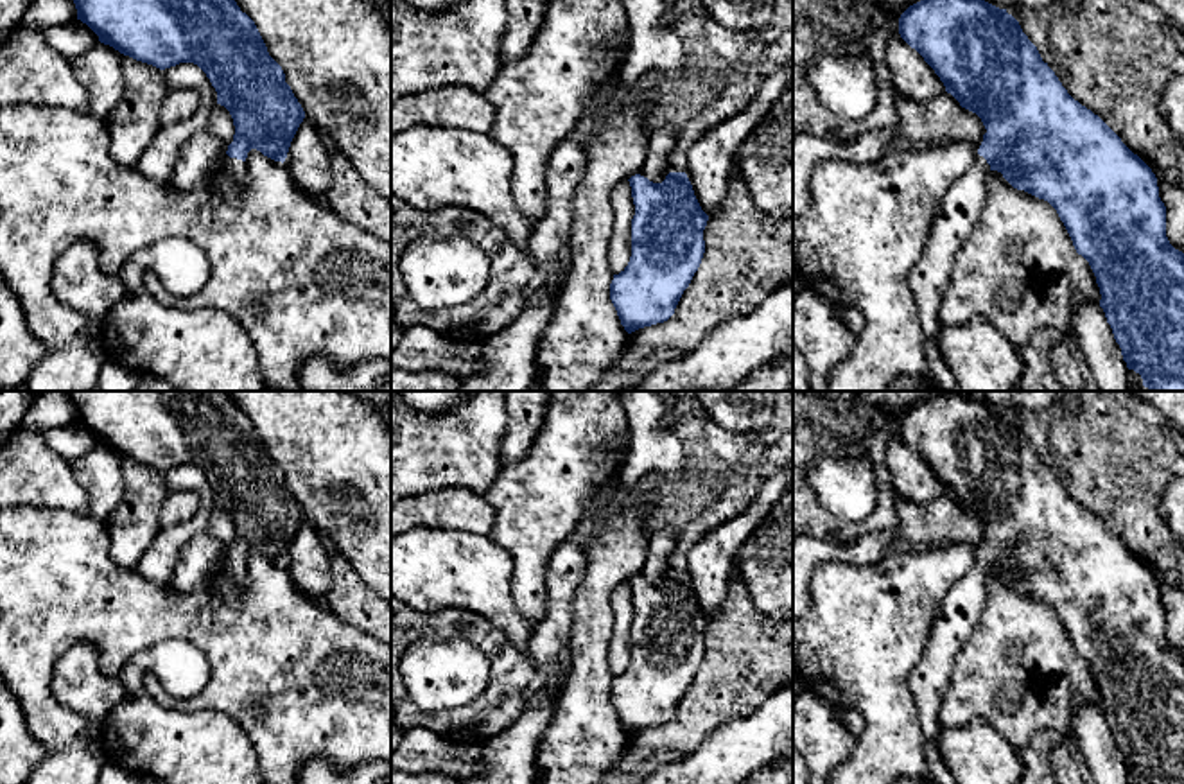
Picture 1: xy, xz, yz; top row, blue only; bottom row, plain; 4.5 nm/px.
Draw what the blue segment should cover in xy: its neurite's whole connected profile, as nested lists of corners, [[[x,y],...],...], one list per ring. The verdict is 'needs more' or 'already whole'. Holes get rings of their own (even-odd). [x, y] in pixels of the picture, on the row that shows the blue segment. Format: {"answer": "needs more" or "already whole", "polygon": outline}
{"answer": "needs more", "polygon": [[[74,0],[77,20],[86,23],[104,45],[160,70],[179,63],[197,65],[217,91],[235,126],[233,142],[219,185],[230,203],[242,194],[248,152],[260,151],[285,161],[305,111],[285,83],[282,66],[269,56],[255,22],[235,0]]]}

